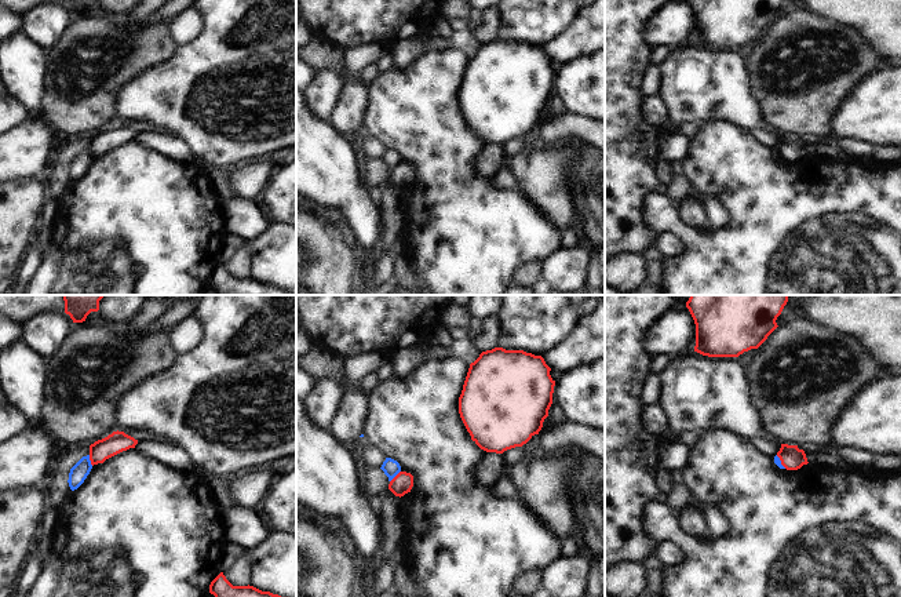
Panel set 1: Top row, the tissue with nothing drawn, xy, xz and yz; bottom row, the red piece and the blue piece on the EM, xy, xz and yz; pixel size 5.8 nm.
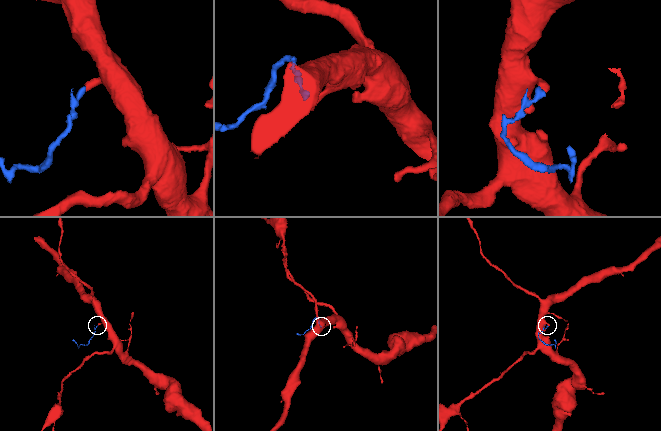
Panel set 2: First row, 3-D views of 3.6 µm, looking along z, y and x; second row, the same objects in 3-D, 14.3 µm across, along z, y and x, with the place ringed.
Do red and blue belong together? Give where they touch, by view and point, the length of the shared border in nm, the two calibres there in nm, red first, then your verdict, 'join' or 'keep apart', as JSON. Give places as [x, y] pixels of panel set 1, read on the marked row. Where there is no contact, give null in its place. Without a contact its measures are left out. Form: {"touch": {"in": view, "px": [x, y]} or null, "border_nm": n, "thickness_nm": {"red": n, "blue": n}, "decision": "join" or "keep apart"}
{"touch": {"in": "xy", "px": [90, 459]}, "border_nm": 70, "thickness_nm": {"red": 120, "blue": 100}, "decision": "keep apart"}

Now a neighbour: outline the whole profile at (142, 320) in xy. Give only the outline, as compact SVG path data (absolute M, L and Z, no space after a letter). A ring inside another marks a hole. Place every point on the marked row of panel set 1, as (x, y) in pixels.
M149 298L142 307L132 316L127 328L131 332L145 332L152 328L153 323L165 312L164 303Z

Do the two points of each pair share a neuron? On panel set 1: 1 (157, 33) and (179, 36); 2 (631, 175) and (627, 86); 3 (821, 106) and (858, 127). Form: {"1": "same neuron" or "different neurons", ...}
{"1": "different neurons", "2": "same neuron", "3": "different neurons"}

